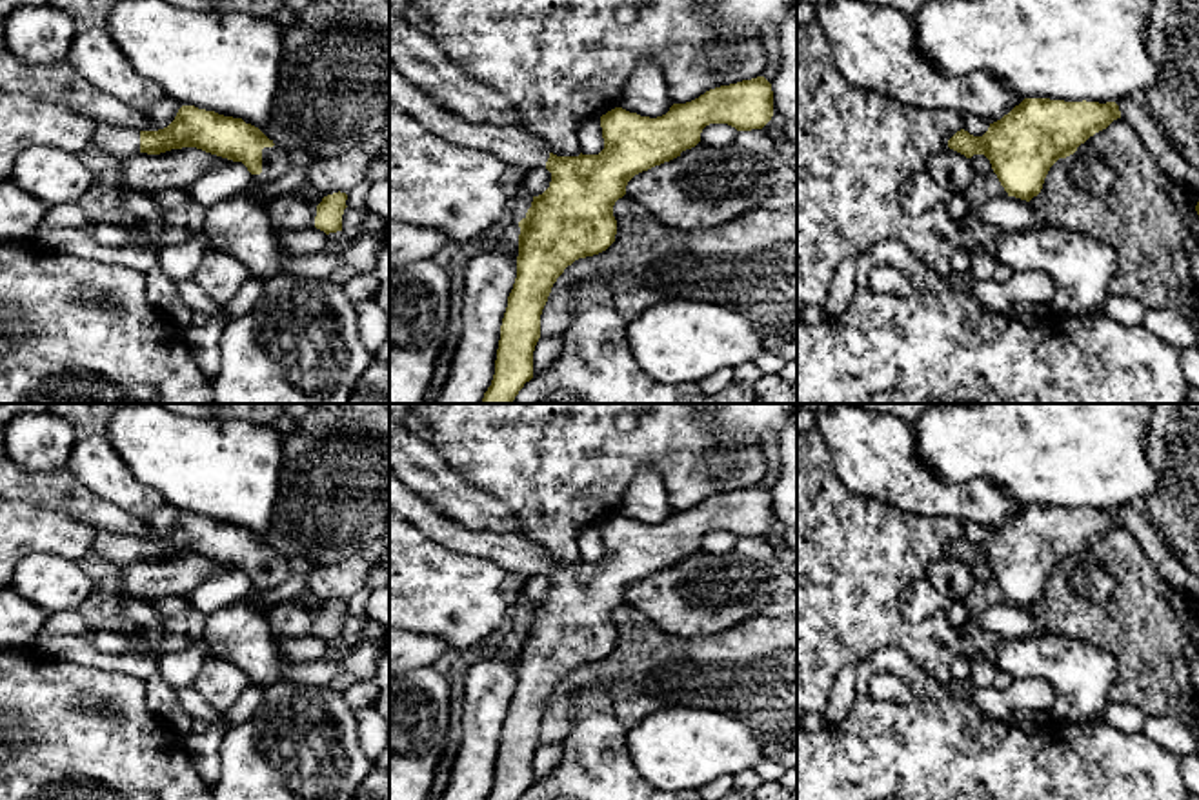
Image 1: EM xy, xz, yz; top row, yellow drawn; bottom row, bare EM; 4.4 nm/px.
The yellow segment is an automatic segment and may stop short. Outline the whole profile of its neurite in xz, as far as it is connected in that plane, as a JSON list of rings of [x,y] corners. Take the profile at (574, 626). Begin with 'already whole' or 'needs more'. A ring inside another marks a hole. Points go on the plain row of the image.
needs more; [[[391,465],[389,507],[451,551],[489,558],[506,573],[546,575],[551,580],[549,595],[533,604],[519,629],[517,685],[486,800],[519,800],[533,785],[540,722],[551,695],[575,667],[599,662],[615,649],[613,613],[635,582],[695,555],[710,531],[751,538],[762,536],[773,524],[771,491],[757,484],[673,511],[657,525],[615,515],[600,524],[604,556],[599,562],[557,564],[524,535],[469,531],[448,518],[406,487]]]

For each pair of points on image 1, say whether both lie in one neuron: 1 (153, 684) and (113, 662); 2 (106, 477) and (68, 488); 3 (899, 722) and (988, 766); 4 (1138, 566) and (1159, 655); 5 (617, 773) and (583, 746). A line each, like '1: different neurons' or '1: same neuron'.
1: same neuron
2: different neurons
3: same neuron
4: same neuron
5: same neuron

